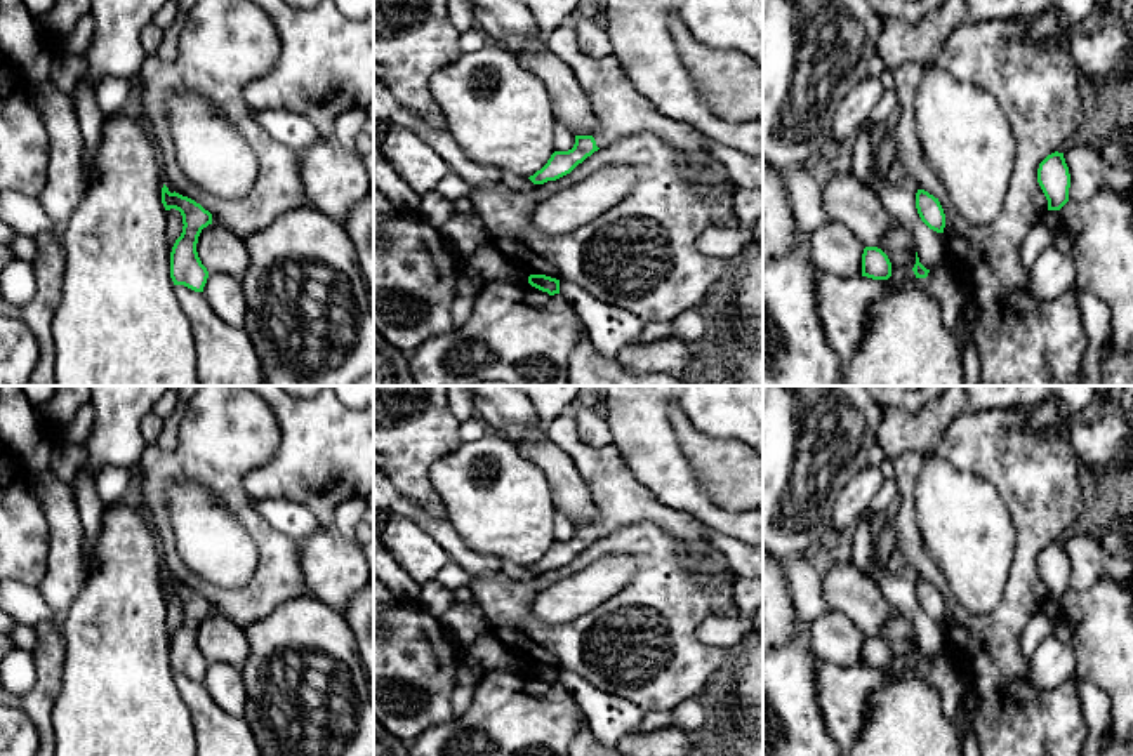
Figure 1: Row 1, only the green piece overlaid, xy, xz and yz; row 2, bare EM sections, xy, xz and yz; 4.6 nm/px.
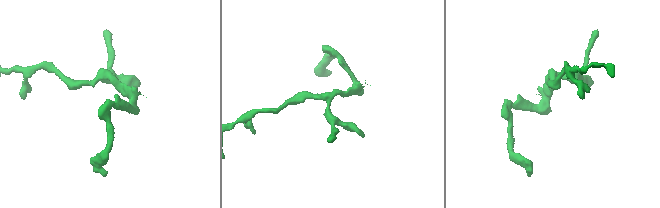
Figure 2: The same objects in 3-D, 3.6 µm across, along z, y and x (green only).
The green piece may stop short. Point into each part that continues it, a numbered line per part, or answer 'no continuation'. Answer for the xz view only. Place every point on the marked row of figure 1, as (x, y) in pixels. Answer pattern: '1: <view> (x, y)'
1: xz (621, 110)

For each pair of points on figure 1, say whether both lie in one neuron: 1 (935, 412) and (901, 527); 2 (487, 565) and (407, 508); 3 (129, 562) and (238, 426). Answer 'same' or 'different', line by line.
1: different
2: same
3: different

